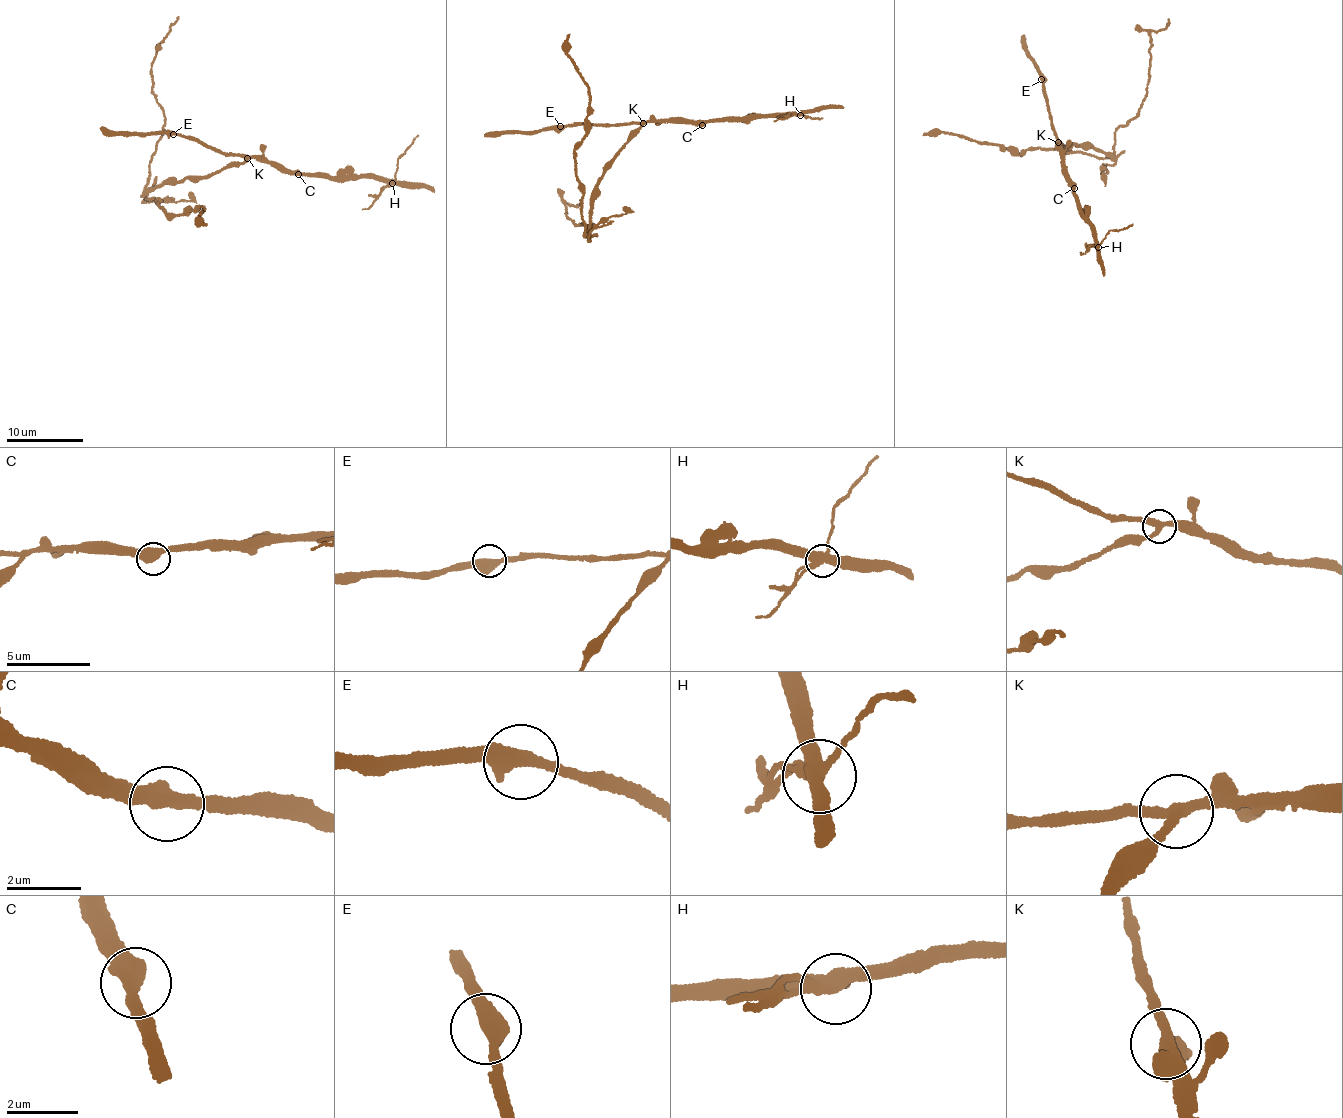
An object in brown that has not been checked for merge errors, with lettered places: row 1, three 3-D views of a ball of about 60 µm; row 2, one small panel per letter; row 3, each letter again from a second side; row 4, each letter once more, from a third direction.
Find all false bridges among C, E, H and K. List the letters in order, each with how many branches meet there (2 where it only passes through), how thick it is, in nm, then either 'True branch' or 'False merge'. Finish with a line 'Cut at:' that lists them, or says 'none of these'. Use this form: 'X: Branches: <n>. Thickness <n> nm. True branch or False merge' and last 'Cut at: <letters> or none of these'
C: Branches: 2. Thickness 440 nm. True branch
E: Branches: 2. Thickness 480 nm. True branch
H: Branches: 5. Thickness 380 nm. False merge
K: Branches: 3. Thickness 280 nm. False merge
Cut at: H, K

